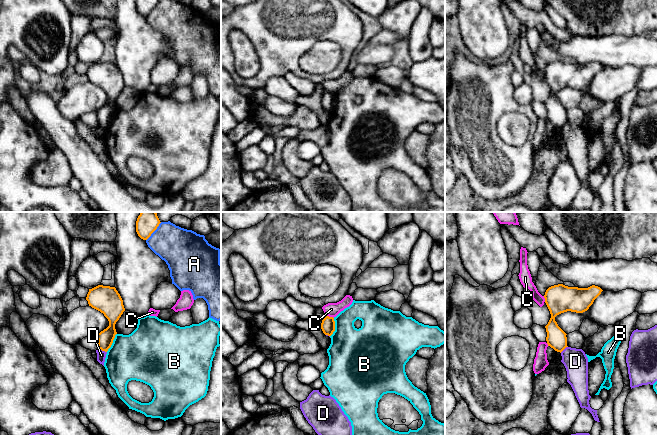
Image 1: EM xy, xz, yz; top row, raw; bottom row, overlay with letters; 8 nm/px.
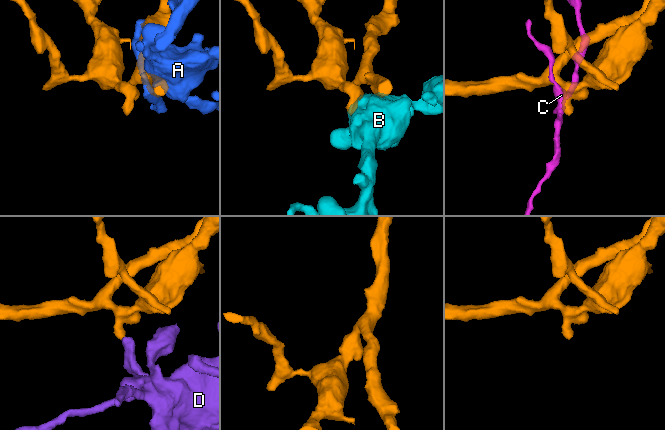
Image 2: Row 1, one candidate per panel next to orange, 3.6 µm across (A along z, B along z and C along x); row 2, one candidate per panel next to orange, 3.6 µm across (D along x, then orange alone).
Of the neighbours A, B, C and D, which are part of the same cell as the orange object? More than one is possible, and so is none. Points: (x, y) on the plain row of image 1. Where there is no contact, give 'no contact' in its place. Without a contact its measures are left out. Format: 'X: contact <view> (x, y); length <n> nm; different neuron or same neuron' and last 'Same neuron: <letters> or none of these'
A: contact xy (153, 7); length 170 nm; different neuron
B: contact xy (112, 118); length 170 nm; different neuron
C: contact xz (330, 93); length 70 nm; different neuron
D: contact xy (102, 126); length 80 nm; different neuron
Same neuron: none of these

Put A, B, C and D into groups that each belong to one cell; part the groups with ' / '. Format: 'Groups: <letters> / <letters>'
Groups: A D / B / C

